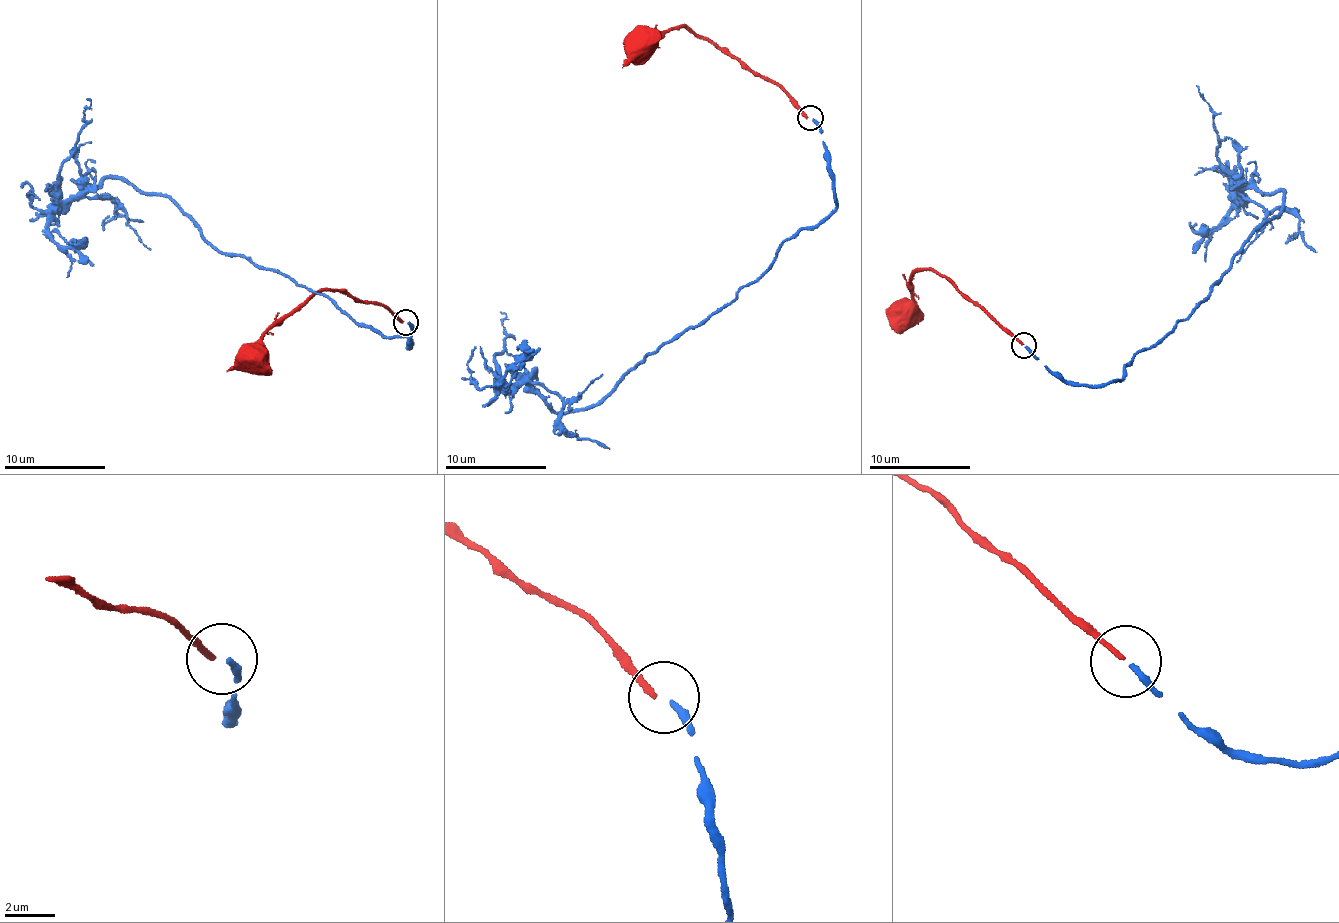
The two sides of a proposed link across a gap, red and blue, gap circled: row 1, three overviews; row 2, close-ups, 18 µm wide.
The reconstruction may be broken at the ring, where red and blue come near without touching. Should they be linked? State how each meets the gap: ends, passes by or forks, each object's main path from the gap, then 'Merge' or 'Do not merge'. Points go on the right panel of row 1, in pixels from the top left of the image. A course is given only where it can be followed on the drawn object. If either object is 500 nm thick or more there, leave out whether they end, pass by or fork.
At the ring red ends. At the ring blue ends. Course of red: (1023, 344), (987, 311), (935, 271), (925, 268), (910, 275), (907, 286), (912, 295), (895, 308), (900, 309). Course of blue: (1024, 347), (1068, 382), (1117, 381), (1278, 213), (1281, 192), (1236, 188), (1217, 156), (1212, 113), (1197, 86). Merge

